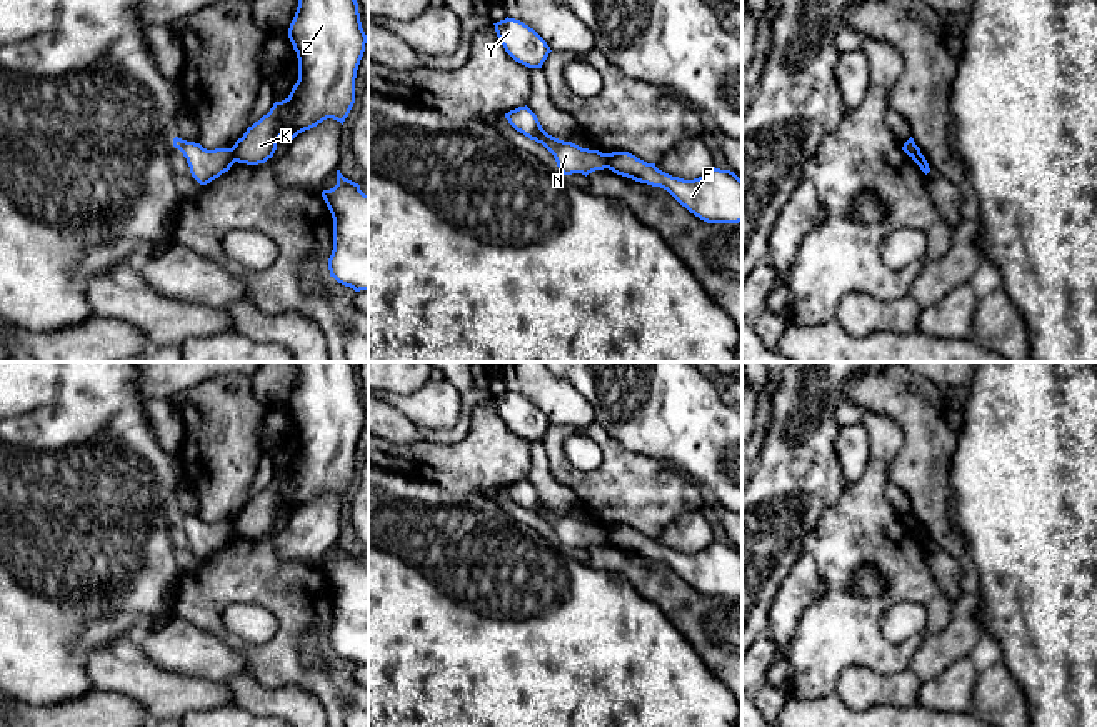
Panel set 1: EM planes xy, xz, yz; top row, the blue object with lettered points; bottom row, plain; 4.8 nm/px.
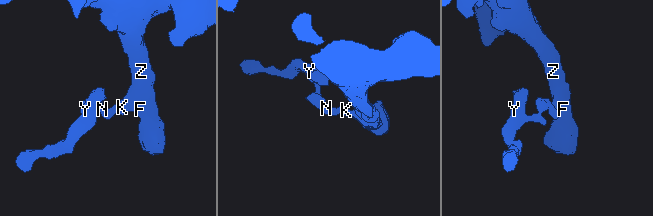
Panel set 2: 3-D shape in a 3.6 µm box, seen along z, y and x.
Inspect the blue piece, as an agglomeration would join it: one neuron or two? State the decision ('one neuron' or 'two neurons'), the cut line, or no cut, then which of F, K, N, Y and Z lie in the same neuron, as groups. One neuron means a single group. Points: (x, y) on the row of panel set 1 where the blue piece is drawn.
two neurons; cut in xz along (604, 154), (609, 167); F K Z / N Y

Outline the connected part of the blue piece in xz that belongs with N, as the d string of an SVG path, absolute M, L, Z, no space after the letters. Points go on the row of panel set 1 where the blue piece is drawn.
M527 105L510 110L505 118L517 132L542 143L554 155L559 172L564 175L582 173L587 177L595 170L609 168L605 153L548 135Z

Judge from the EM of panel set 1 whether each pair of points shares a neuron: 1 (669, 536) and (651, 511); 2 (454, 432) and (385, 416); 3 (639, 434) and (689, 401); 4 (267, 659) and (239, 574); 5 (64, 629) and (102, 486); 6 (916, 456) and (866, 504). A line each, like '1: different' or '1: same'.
1: different
2: same
3: same
4: same
5: same
6: different

